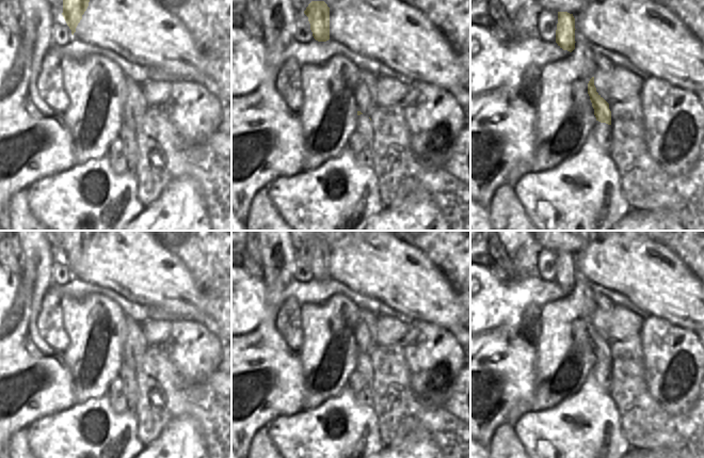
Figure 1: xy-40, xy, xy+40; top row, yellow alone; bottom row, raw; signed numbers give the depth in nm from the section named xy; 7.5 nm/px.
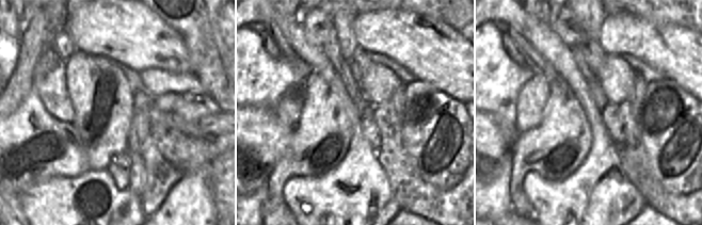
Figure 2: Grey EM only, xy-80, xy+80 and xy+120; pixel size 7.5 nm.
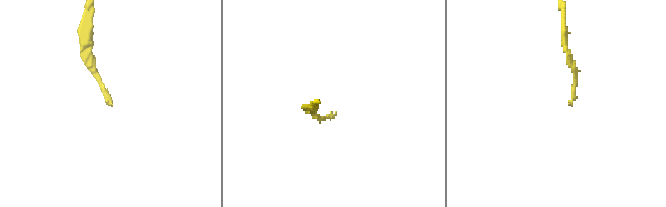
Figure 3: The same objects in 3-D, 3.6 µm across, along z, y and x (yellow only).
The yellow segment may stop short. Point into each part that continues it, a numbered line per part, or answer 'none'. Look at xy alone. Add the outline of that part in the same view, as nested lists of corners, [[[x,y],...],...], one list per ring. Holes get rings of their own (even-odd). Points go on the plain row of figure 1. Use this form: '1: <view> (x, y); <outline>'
1: xy (364, 363); [[[364,352],[357,356],[357,367],[366,384],[364,386],[364,393],[368,397],[370,404],[372,404],[372,383],[374,381],[374,374],[372,372],[372,362],[370,358]]]

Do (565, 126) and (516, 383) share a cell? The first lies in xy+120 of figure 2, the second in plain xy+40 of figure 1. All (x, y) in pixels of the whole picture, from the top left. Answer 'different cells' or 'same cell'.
different cells

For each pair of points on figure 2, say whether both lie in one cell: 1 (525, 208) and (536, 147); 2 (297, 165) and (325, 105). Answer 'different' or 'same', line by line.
1: same
2: same

